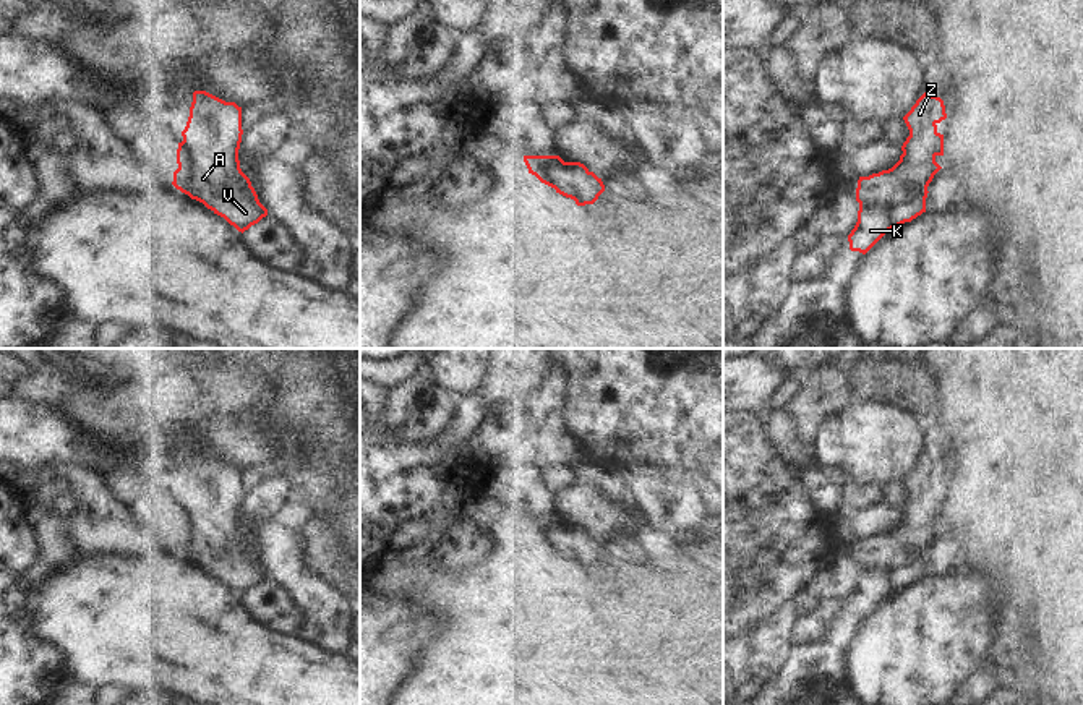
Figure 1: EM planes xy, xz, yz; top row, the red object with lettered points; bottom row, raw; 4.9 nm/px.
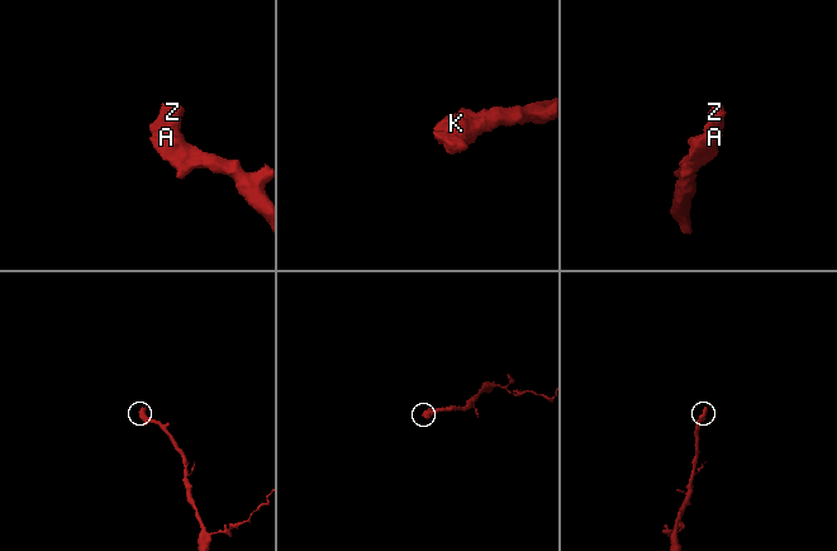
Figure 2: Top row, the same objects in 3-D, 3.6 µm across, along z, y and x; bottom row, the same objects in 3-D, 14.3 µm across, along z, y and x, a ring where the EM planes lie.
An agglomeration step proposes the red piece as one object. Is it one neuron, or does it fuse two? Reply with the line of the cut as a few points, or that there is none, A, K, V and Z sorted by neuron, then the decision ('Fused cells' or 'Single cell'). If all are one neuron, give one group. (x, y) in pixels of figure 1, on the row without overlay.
No split. Groups: A K V Z. Single cell

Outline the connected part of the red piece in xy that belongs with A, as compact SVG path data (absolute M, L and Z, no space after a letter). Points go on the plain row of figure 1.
M195 454L172 548L243 596L266 580L268 572L240 532L242 498L242 470Z

